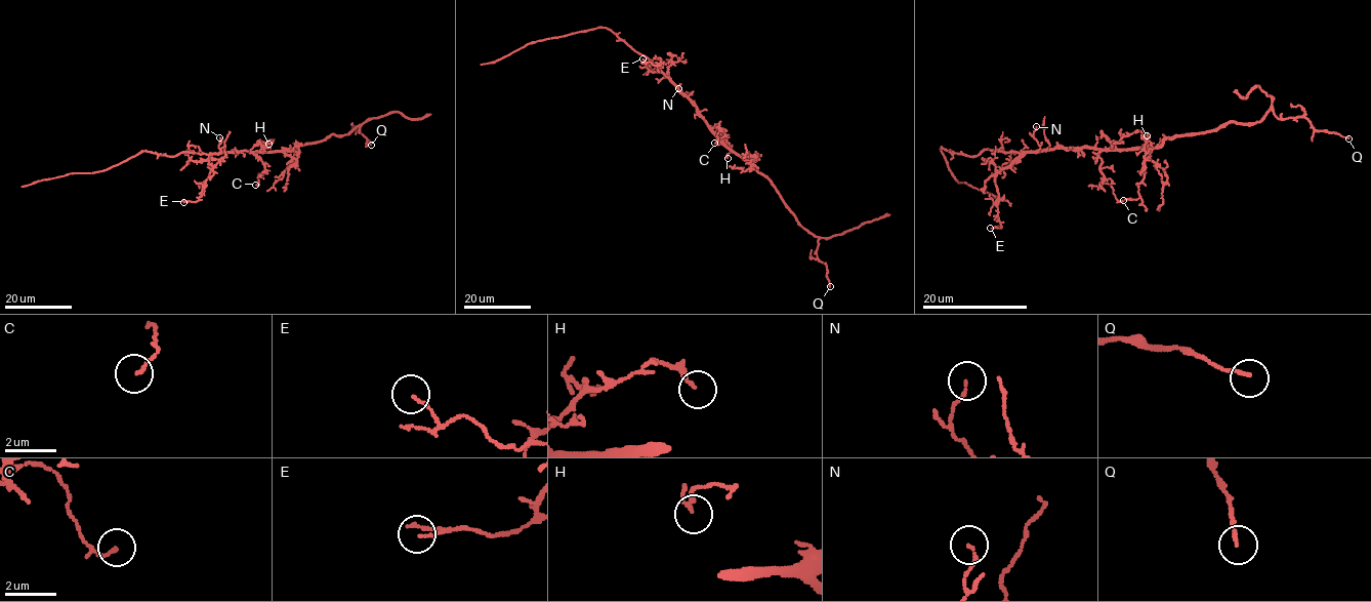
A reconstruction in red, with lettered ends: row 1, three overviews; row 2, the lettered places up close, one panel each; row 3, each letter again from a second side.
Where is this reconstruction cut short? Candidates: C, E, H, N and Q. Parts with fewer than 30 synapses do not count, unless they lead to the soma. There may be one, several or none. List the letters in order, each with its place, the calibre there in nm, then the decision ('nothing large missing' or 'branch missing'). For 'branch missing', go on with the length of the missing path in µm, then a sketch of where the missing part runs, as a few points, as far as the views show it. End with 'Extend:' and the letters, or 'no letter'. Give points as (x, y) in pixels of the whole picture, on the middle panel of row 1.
C: at (714, 143); 130 nm thick; nothing large missing
E: at (642, 58); 90 nm thick; nothing large missing
H: at (728, 158); 150 nm thick; nothing large missing
N: at (678, 88); 120 nm thick; nothing large missing
Q: at (830, 286); 130 nm thick; nothing large missing
Extend: no letter

